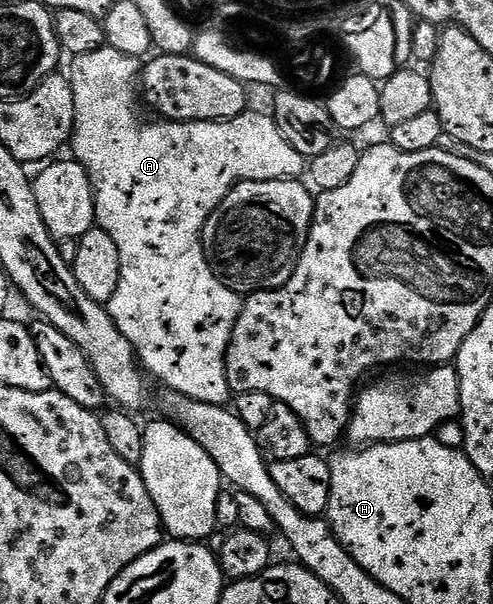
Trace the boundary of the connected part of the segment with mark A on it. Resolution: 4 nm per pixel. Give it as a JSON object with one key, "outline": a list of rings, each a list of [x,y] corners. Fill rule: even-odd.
{"outline":[[[107,47],[98,51],[90,51],[90,55],[71,58],[72,73],[70,80],[74,91],[74,107],[76,108],[76,124],[70,138],[71,156],[90,175],[90,183],[96,200],[96,225],[118,246],[118,259],[120,260],[120,278],[118,279],[118,291],[106,302],[108,314],[114,319],[118,331],[131,343],[139,364],[149,374],[152,373],[165,386],[165,390],[173,393],[181,393],[195,401],[210,403],[211,405],[227,406],[230,401],[230,390],[228,387],[228,376],[226,375],[226,355],[228,344],[234,331],[234,323],[238,323],[238,315],[242,304],[241,294],[234,292],[229,285],[217,277],[204,253],[204,225],[208,217],[226,199],[226,195],[240,181],[286,181],[289,179],[300,179],[306,173],[306,158],[278,131],[275,120],[264,113],[252,113],[245,111],[229,121],[166,121],[161,120],[160,125],[139,125],[128,112],[132,109],[136,97],[138,101],[138,78],[142,73],[142,65],[137,58],[130,55],[122,55],[122,51],[114,51]]]}

